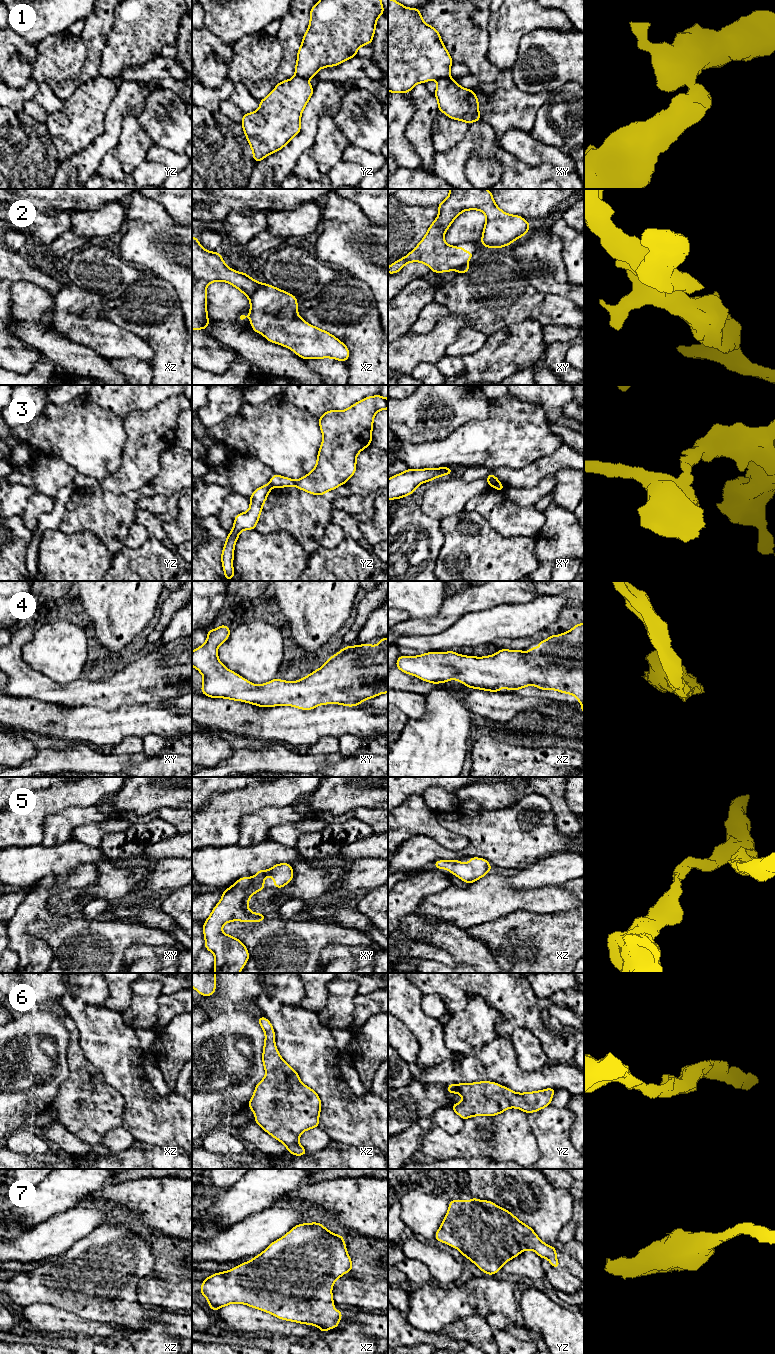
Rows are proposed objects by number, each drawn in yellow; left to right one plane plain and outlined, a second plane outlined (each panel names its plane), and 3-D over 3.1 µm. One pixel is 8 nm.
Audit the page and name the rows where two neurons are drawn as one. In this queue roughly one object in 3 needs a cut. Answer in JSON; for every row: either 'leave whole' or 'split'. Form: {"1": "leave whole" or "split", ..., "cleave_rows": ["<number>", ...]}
{"1": "split", "2": "split", "3": "split", "4": "leave whole", "5": "leave whole", "6": "leave whole", "7": "leave whole", "cleave_rows": ["1", "2", "3"]}

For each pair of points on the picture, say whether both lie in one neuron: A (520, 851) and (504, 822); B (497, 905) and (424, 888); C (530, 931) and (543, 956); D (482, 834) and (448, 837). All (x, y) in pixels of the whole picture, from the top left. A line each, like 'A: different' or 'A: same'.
A: same
B: different
C: same
D: different

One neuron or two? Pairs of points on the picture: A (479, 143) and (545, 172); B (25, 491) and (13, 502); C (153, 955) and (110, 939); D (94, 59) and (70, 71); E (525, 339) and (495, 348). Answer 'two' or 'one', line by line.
A: one
B: one
C: two
D: two
E: one

